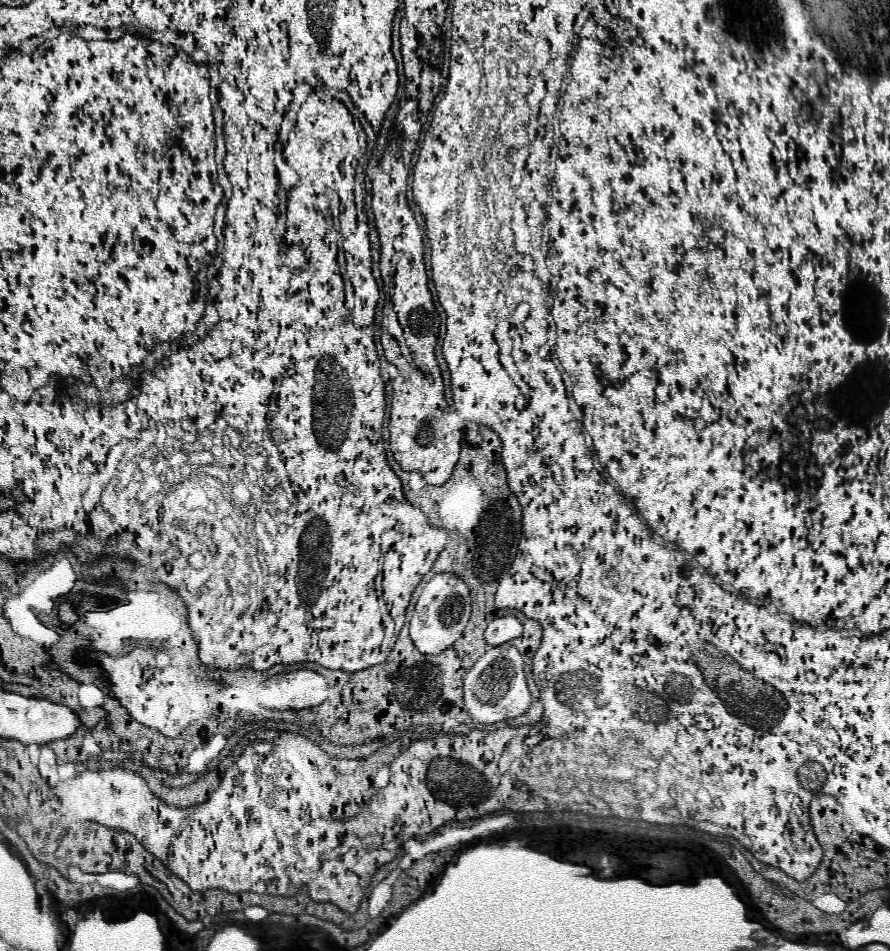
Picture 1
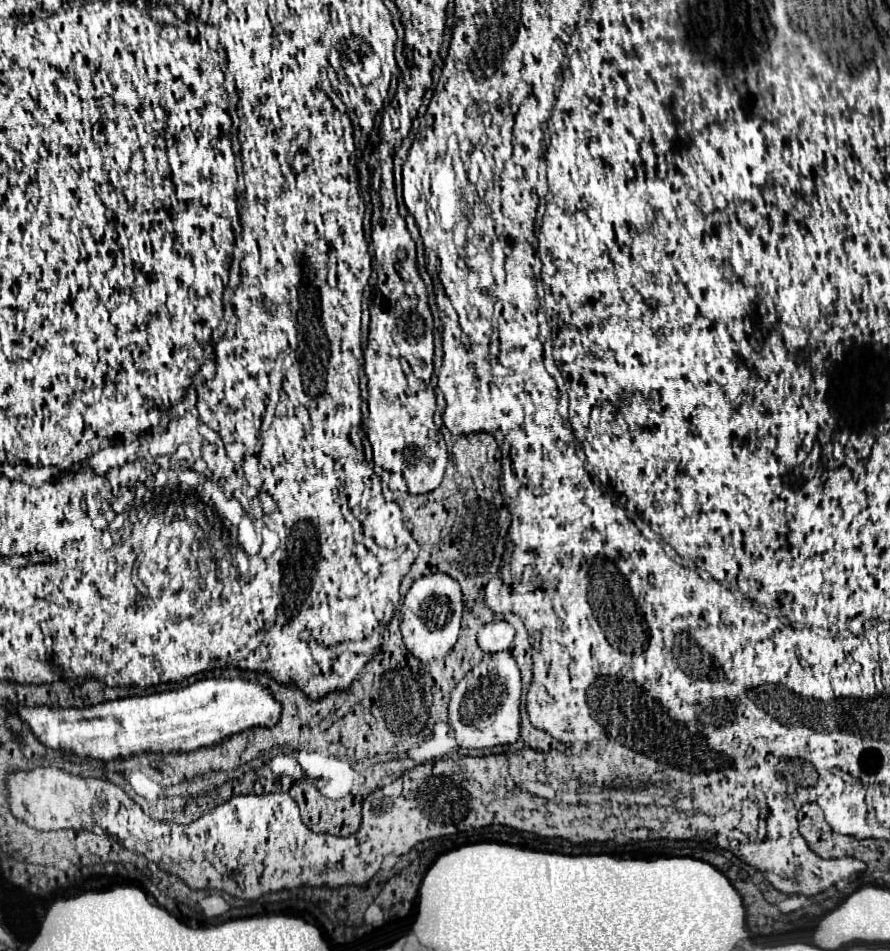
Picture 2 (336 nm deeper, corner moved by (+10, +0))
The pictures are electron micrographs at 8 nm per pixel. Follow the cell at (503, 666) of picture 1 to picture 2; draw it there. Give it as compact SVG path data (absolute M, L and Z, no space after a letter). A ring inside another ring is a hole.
M509 652L485 654L473 670L453 688L449 702L449 724L461 748L491 748L513 744L521 736L521 674Z

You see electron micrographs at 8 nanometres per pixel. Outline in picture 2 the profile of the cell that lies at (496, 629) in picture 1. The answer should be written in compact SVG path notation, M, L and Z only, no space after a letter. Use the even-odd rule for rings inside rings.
M493 620L493 622L485 624L477 634L477 642L483 652L507 650L511 646L513 638L515 638L515 630L505 620Z

